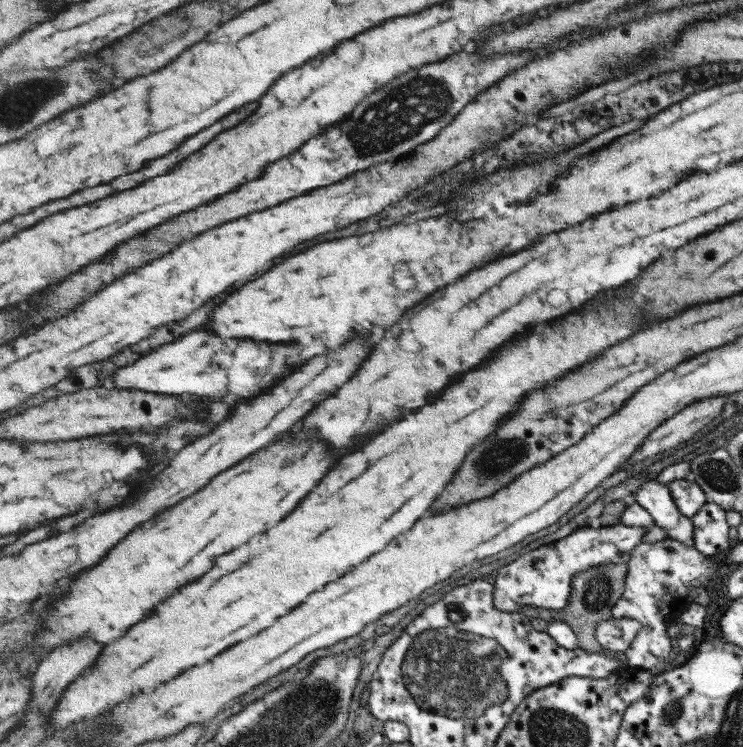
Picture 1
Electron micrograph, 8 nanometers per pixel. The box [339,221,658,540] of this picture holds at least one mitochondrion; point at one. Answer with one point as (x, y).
(501, 456)

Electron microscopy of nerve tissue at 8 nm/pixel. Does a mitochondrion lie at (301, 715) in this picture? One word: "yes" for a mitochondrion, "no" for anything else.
yes

